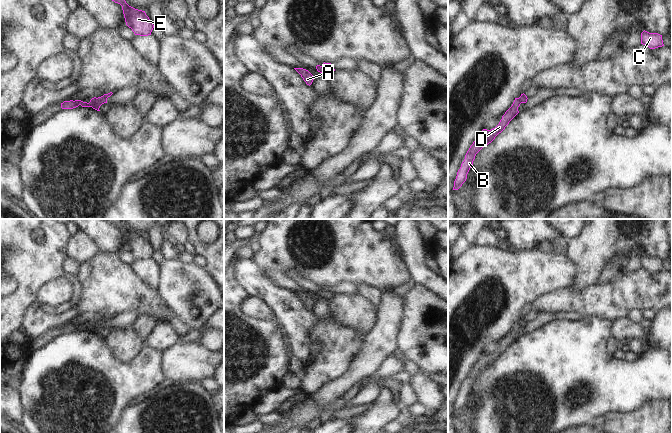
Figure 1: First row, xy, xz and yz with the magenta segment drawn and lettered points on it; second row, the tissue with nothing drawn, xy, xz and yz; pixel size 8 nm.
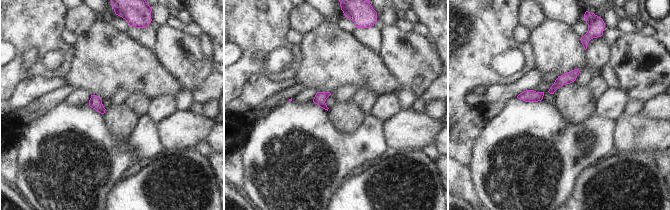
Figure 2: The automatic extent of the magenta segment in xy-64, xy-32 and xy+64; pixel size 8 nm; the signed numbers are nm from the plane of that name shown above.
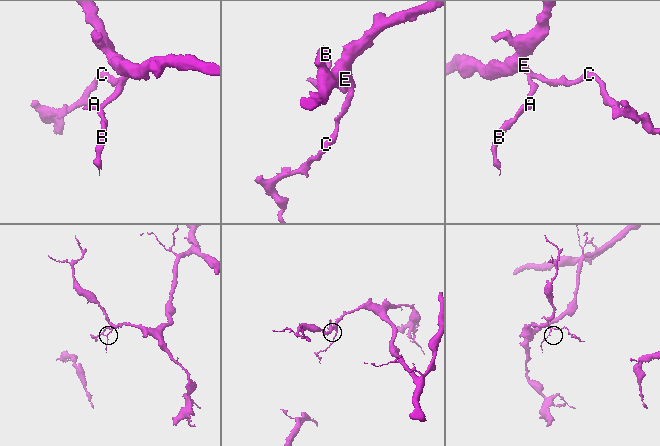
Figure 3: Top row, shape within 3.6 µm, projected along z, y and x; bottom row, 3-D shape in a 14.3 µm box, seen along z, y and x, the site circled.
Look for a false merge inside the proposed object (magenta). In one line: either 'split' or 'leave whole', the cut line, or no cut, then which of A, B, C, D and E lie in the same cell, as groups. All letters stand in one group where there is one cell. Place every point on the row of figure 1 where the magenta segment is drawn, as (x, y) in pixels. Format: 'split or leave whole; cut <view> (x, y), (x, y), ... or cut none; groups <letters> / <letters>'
split; cut xy (106, 98), (100, 99), (92, 107); groups A C E / B D

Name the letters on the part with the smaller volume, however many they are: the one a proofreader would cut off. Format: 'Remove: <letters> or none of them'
Remove: B, D

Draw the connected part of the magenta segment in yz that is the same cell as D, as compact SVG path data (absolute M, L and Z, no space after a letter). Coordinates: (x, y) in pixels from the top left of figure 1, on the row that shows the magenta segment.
M515 98L512 106L505 112L499 124L495 128L491 130L483 129L480 132L477 139L473 142L473 144L467 151L465 159L462 162L461 167L457 172L453 190L458 190L462 186L462 184L466 181L467 174L473 165L473 161L475 159L476 154L483 147L491 143L495 139L495 137L505 129L505 127L509 124L509 122L519 113L518 107L520 106L520 104L521 102L519 98Z

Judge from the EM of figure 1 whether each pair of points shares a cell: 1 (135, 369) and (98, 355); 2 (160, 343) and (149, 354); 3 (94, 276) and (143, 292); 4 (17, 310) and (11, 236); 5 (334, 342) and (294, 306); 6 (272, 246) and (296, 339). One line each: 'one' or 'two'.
1: one
2: two
3: one
4: one
5: two
6: two

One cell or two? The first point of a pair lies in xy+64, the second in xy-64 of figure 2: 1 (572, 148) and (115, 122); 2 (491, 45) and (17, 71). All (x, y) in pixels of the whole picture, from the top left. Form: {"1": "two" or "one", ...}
{"1": "two", "2": "one"}

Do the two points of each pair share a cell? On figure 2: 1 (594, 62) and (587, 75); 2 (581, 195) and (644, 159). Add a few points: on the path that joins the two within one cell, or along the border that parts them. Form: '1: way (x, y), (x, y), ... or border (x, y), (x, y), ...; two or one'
1: way (592, 65), (587, 72); one
2: way (597, 195), (610, 191), (628, 175); one

